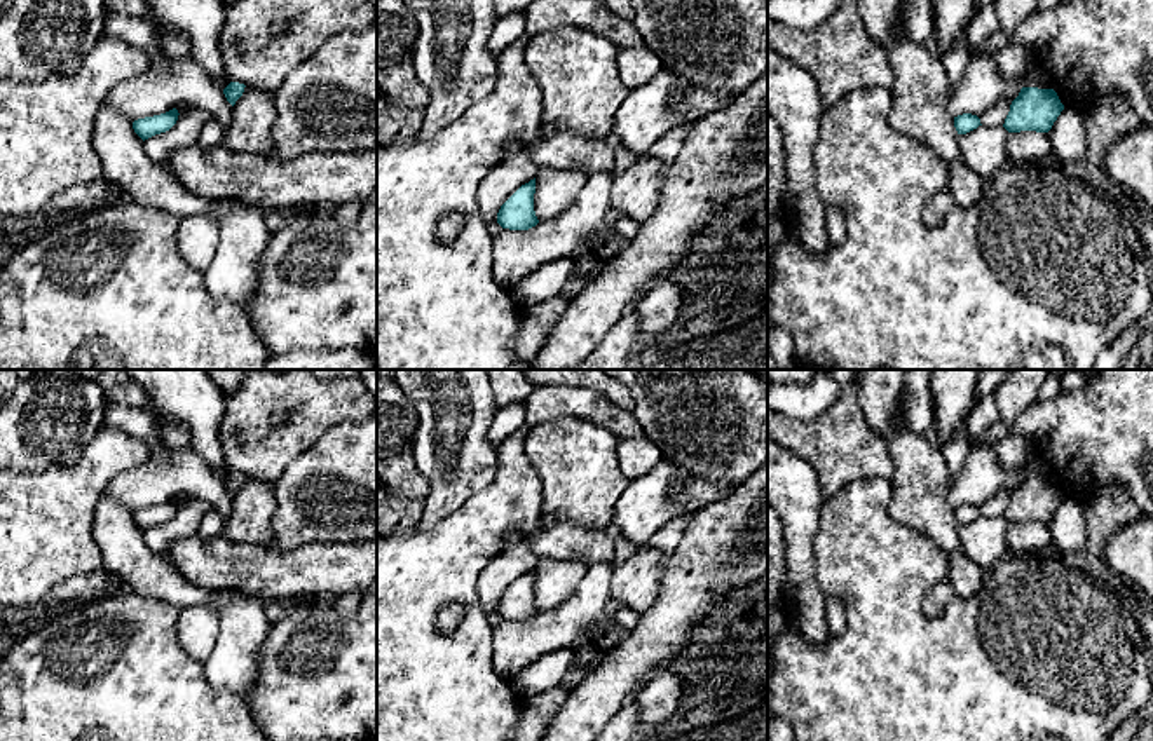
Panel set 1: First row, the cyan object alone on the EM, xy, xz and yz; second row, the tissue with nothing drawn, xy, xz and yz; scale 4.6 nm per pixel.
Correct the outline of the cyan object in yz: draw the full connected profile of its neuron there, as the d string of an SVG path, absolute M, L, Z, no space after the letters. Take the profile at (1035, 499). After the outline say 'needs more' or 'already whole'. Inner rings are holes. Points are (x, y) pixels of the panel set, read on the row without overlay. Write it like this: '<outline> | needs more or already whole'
M1036 455L1026 464L1003 516L986 518L972 504L954 507L958 535L965 554L984 572L1010 554L1005 534L1010 523L1048 523L1064 500L1057 483Z | needs more

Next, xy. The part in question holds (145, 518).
M173 499L160 506L134 511L133 520L145 532L147 546L154 553L167 556L176 540L197 534L199 523L211 507L209 502L199 499L183 504Z | needs more

